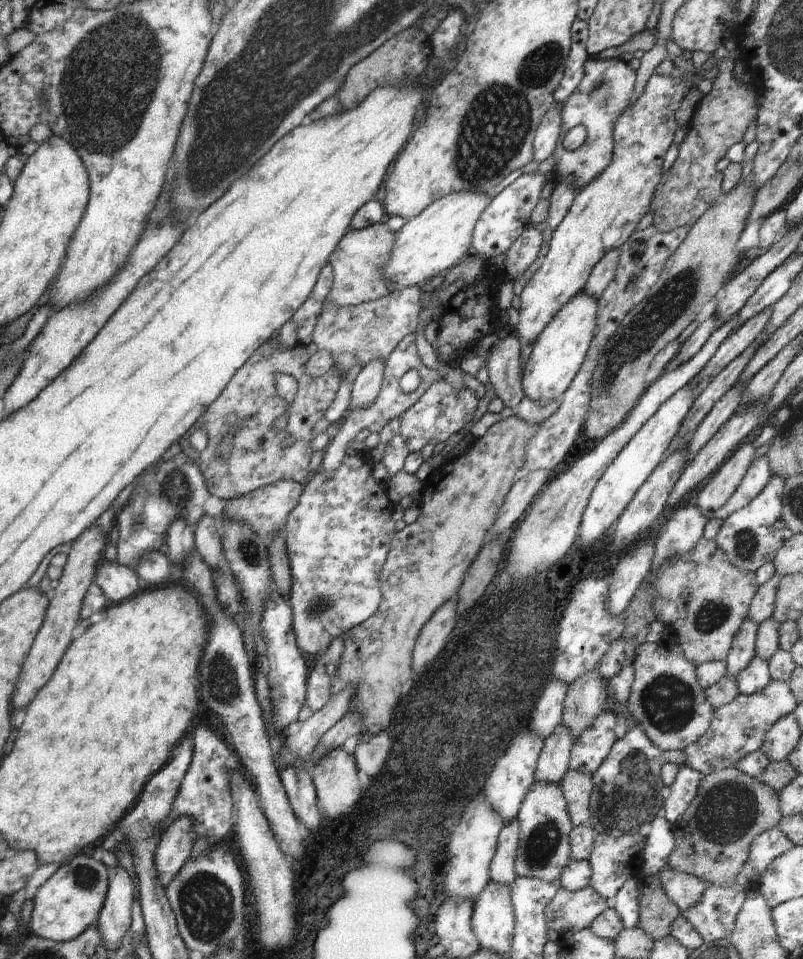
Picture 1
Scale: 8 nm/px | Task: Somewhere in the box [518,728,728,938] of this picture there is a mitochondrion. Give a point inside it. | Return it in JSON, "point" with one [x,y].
{"point":[628,800]}

